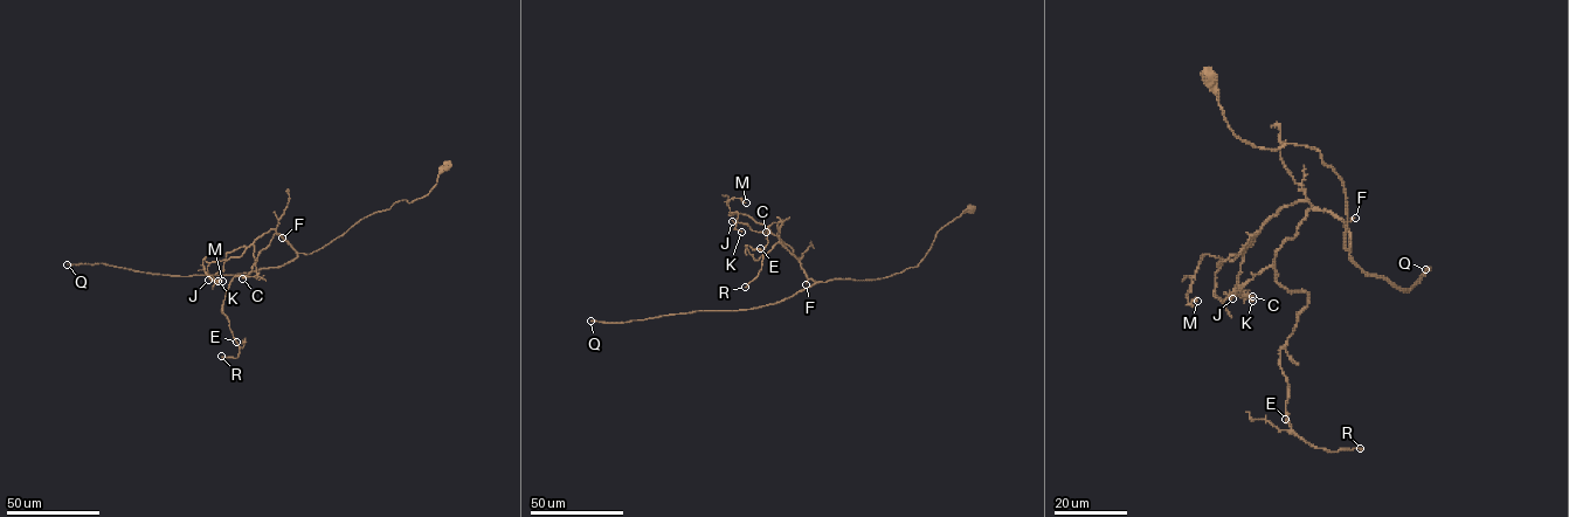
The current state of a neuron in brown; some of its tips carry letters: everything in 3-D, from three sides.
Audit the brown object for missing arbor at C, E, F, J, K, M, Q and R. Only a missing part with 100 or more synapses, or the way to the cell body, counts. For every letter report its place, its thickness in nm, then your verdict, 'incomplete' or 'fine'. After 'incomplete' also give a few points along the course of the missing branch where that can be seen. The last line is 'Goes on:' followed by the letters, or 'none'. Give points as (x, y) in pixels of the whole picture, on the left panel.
C: (242, 278) | 170 nm | fine
E: (236, 342) | 90 nm | fine
F: (282, 238) | 160 nm | fine
J: (208, 280) | 120 nm | fine
K: (218, 281) | 100 nm | fine
M: (222, 281) | 110 nm | fine
Q: (67, 264) | 200 nm | incomplete
R: (221, 356) | 200 nm | fine
Goes on: Q

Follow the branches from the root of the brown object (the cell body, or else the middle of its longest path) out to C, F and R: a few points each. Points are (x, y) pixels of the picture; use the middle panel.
C: (969, 208), (938, 232), (917, 267), (875, 280), (814, 282), (779, 241), (782, 222), (773, 222), (766, 232)
F: (969, 208), (938, 232), (917, 267), (882, 278), (824, 282), (808, 280), (806, 284)
R: (969, 208), (917, 267), (882, 278), (814, 282), (780, 242), (758, 260), (746, 246), (764, 259), (745, 287)

